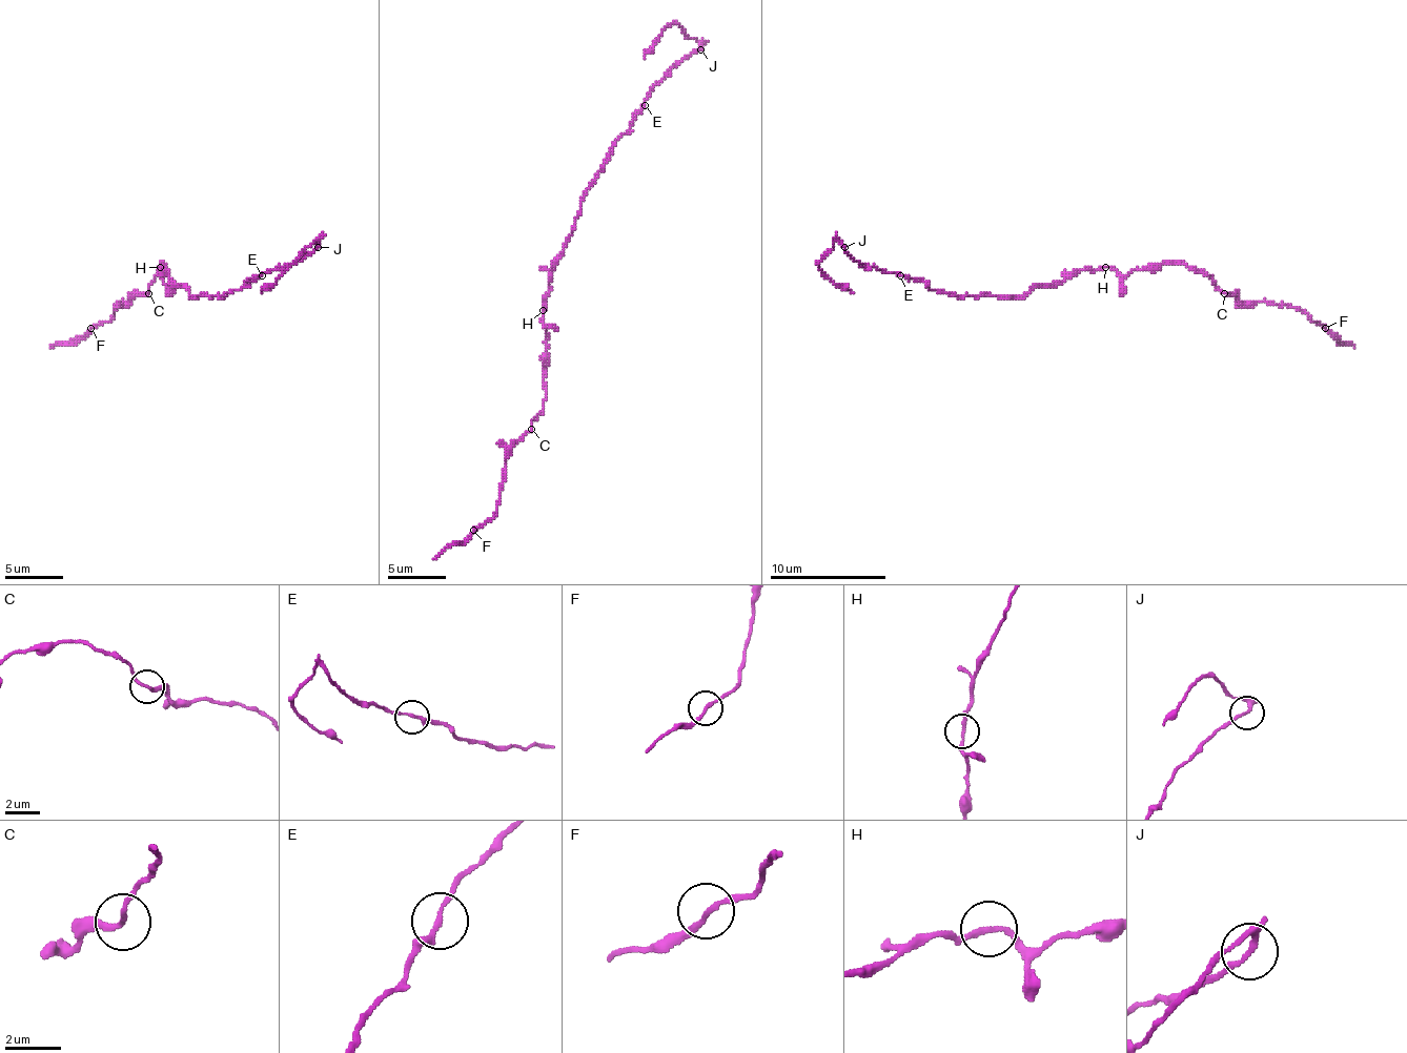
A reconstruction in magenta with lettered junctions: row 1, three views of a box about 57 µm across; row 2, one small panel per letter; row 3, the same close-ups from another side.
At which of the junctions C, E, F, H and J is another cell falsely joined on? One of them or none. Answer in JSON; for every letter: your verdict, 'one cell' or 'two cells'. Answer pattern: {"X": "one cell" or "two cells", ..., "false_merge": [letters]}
{"C": "one cell", "E": "one cell", "F": "one cell", "H": "one cell", "J": "two cells", "false_merge": ["J"]}

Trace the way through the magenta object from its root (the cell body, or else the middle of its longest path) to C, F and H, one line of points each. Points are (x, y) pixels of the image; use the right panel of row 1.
C: (1056, 282), (1065, 282), (1082, 270), (1114, 267), (1128, 275), (1135, 270), (1183, 264), (1201, 270), (1224, 293)
F: (1056, 282), (1082, 270), (1114, 267), (1128, 275), (1183, 264), (1241, 302), (1300, 307), (1325, 328)
H: (1056, 282), (1065, 282), (1082, 270), (1105, 267)

